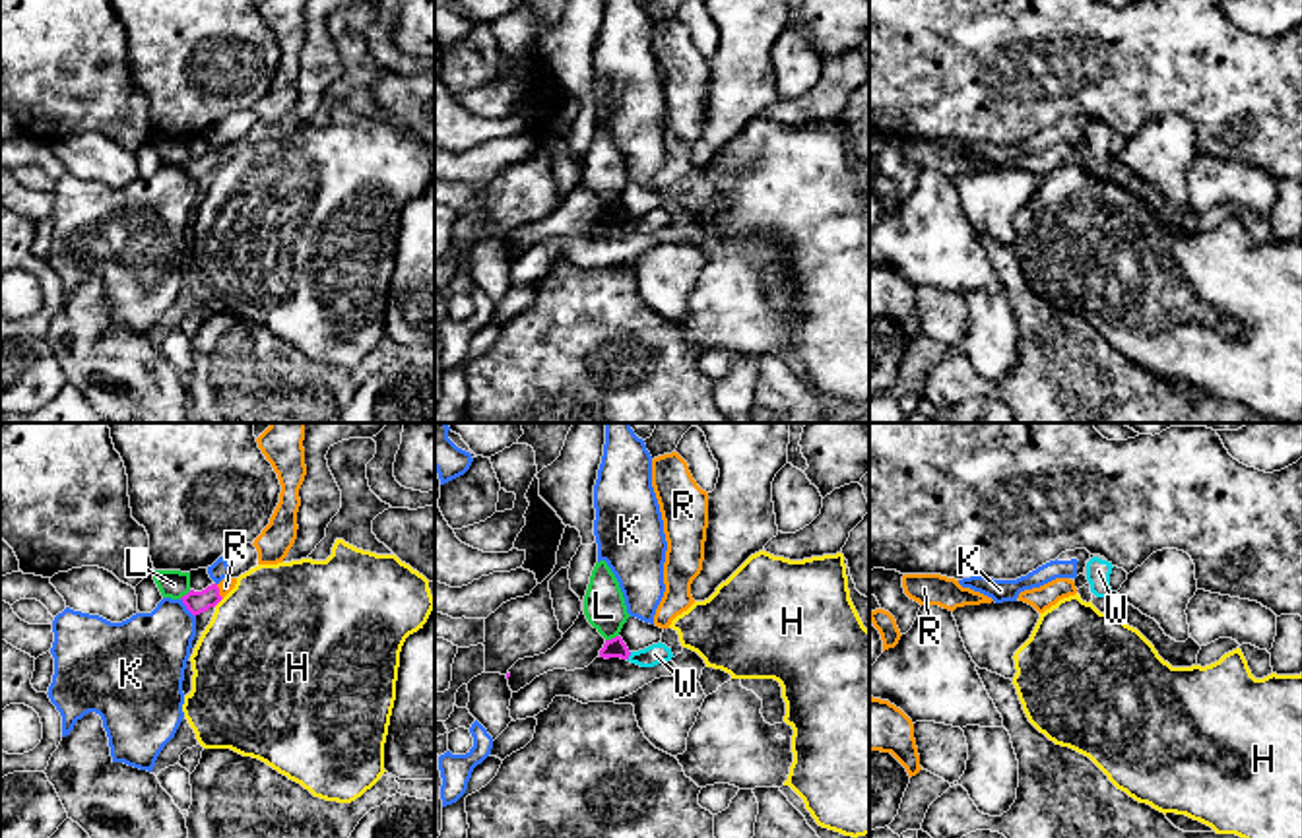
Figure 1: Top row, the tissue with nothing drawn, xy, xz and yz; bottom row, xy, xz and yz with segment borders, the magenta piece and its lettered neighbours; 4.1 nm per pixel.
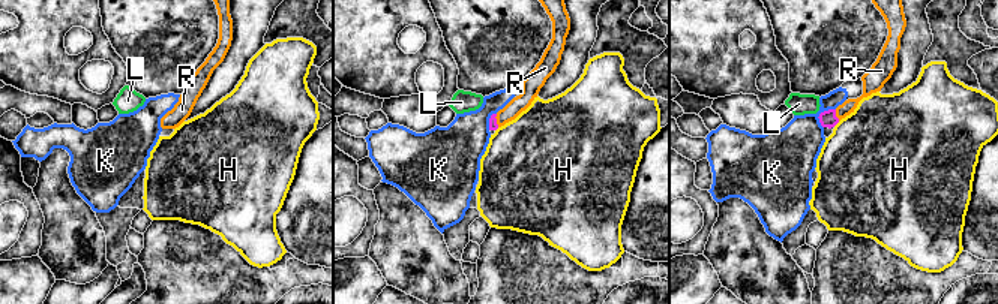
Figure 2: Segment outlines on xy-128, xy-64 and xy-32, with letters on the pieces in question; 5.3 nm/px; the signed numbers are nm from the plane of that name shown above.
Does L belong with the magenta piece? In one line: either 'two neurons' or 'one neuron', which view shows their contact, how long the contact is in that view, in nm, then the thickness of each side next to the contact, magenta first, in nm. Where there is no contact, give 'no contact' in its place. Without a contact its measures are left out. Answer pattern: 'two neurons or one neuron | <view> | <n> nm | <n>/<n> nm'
two neurons | xz | 60 nm | 80/180 nm

